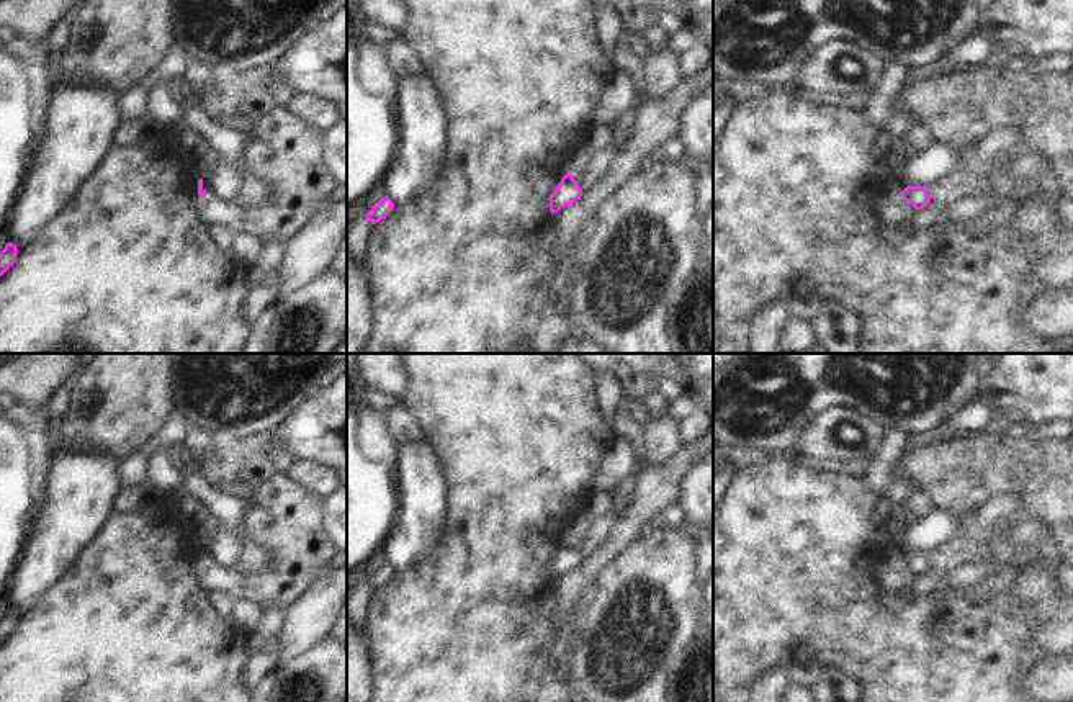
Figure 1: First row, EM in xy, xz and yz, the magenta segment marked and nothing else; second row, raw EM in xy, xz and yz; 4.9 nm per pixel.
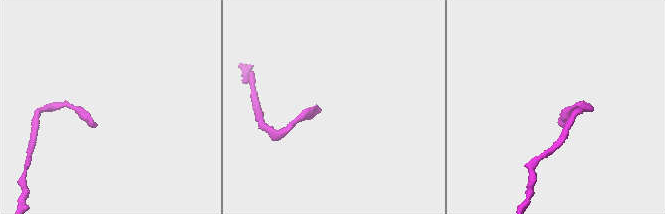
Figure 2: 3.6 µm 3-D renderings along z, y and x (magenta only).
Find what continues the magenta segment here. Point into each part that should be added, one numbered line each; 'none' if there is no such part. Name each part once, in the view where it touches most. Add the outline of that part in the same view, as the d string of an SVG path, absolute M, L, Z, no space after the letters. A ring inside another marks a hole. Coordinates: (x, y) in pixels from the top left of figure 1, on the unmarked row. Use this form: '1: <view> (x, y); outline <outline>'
none

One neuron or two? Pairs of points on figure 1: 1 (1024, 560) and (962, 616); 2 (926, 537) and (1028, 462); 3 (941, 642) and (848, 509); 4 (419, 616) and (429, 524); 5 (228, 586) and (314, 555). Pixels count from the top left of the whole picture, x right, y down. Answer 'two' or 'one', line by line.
1: two
2: two
3: one
4: two
5: one

